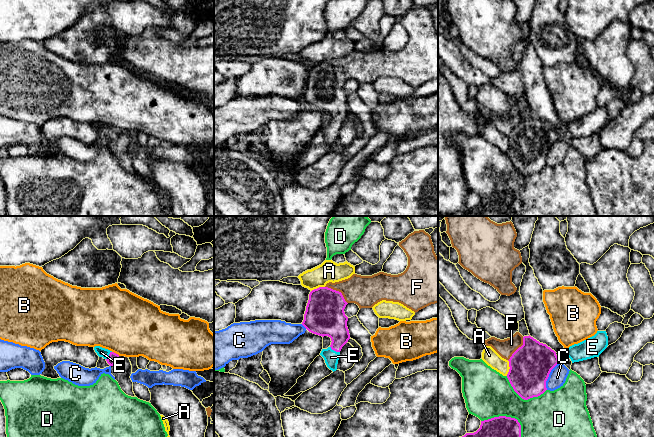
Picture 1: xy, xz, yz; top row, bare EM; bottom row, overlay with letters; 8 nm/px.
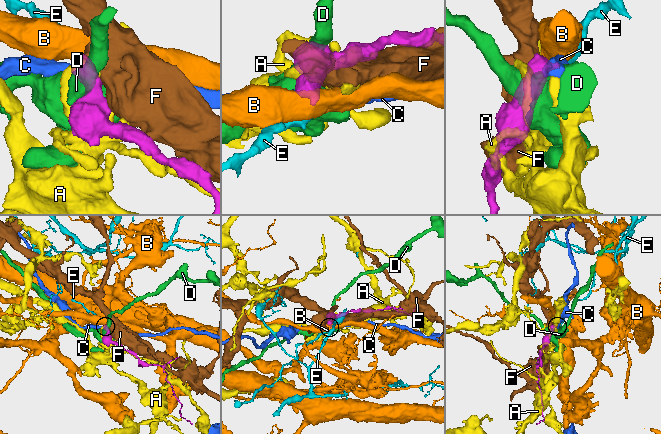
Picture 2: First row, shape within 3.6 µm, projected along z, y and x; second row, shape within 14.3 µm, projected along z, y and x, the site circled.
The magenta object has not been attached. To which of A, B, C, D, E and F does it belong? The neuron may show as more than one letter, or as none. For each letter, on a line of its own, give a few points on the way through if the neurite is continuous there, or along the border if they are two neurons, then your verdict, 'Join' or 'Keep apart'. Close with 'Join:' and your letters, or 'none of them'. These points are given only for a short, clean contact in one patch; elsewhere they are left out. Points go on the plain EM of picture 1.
A: Keep apart
B: Boundary: xy (112, 127), (119, 131). Keep apart
C: Keep apart
D: Keep apart
E: Path across: xz (330, 96), (335, 102), (334, 126), (331, 133). Join
F: Keep apart
Join: E

